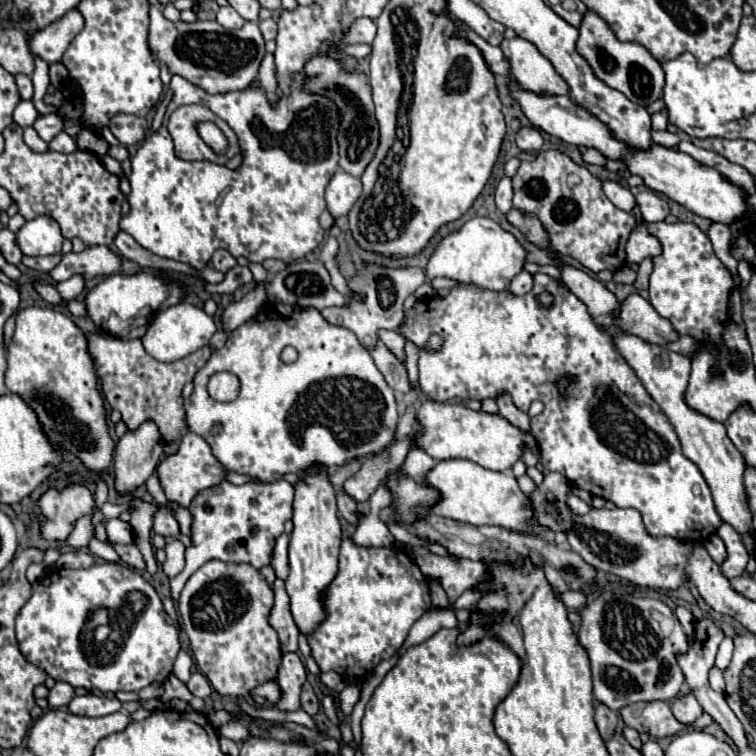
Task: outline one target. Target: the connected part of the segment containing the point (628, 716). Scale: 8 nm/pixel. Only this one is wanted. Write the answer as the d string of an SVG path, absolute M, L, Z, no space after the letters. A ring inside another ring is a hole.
M635 702L621 710L621 718L627 726L637 732L647 732L651 738L675 736L685 730L683 722L673 716L667 702Z

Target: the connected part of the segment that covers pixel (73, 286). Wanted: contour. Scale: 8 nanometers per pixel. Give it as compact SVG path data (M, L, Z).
M73 276L73 278L69 278L69 280L57 284L57 290L59 290L59 294L63 296L65 302L79 298L81 292L83 292L83 288L85 288L85 280L83 280L83 276Z

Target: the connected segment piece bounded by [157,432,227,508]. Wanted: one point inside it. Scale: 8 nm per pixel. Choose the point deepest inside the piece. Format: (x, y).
(193, 468)

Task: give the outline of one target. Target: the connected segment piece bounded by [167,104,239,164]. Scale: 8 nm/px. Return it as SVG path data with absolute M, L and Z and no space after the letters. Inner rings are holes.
M191 104L191 106L181 106L177 108L171 118L169 118L169 132L173 136L175 142L175 152L179 158L185 160L211 160L211 162L227 162L231 160L237 152L239 152L239 144L237 138L233 134L233 130L227 126L227 122L223 122L221 118L217 118L209 108L199 106L199 104ZM209 120L213 124L217 124L221 128L221 132L225 134L228 140L228 148L225 154L215 154L203 140L199 140L199 132L197 126Z

